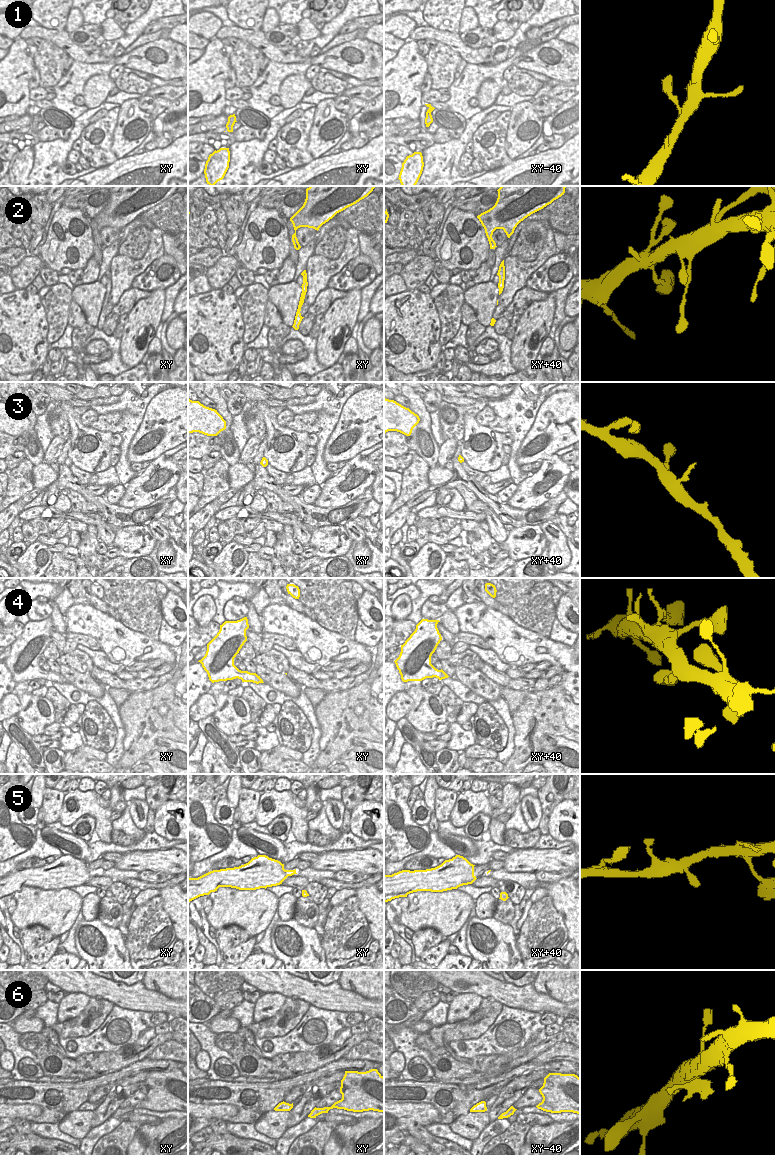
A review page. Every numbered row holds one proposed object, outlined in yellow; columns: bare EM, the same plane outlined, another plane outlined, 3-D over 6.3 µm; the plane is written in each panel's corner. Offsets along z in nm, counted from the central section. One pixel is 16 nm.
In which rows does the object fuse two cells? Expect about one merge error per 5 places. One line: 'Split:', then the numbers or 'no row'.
Split: 6

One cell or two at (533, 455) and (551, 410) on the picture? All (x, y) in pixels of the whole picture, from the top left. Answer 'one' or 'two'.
one

